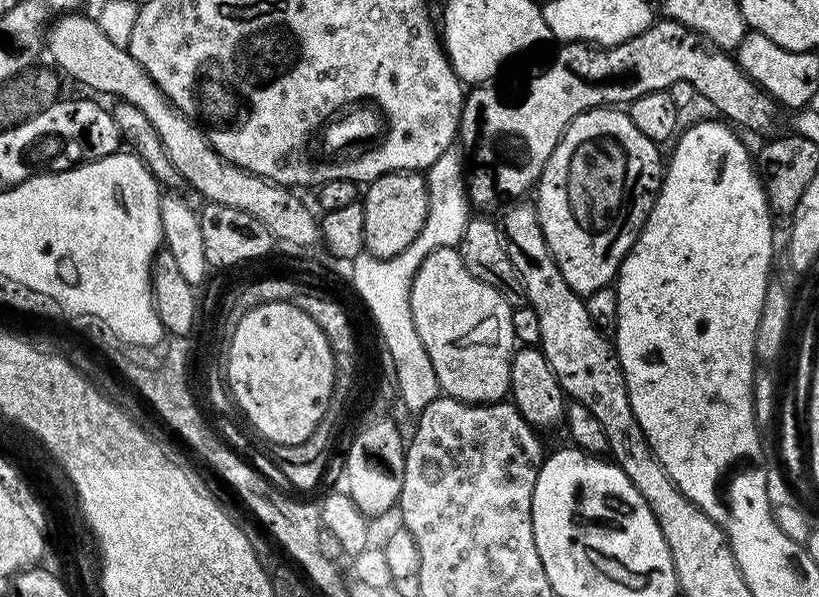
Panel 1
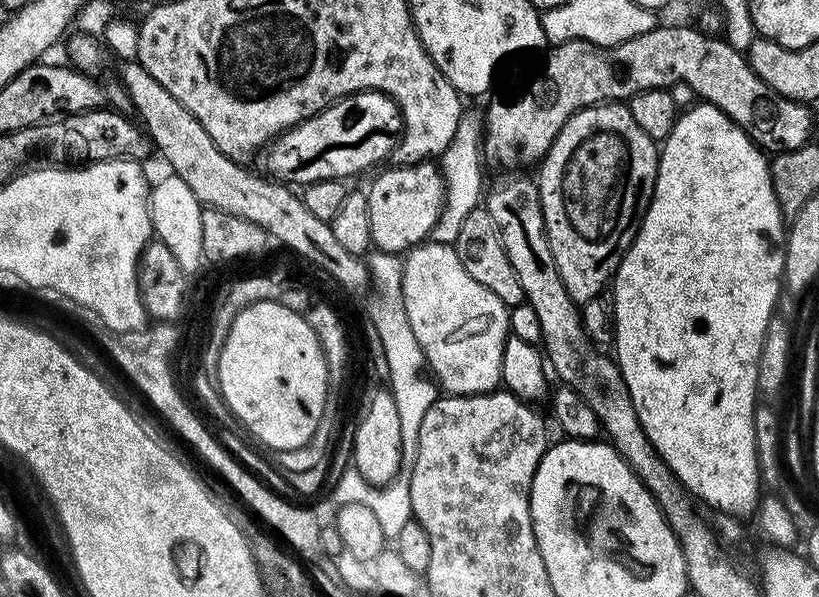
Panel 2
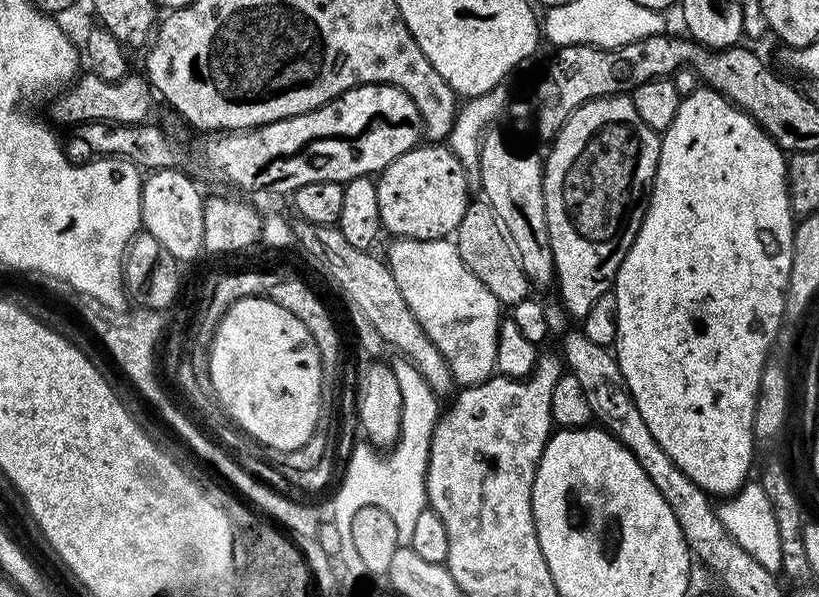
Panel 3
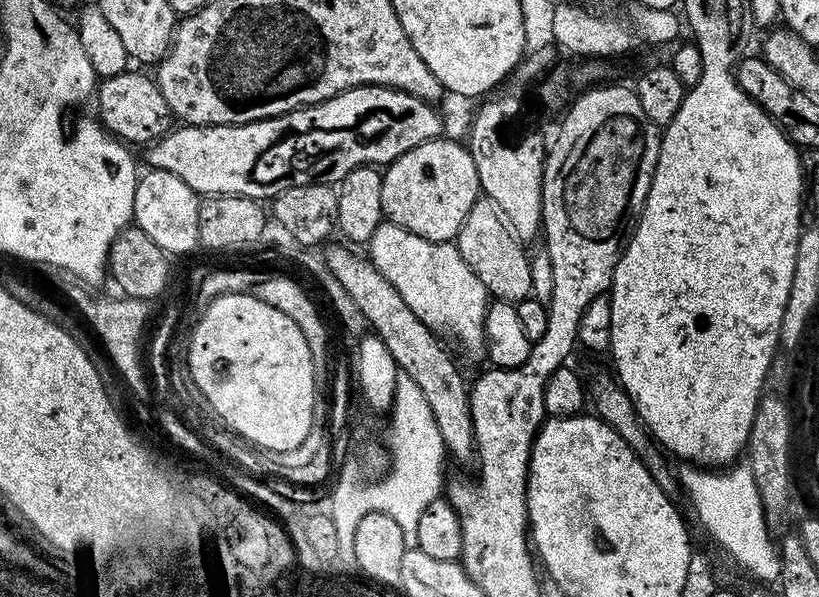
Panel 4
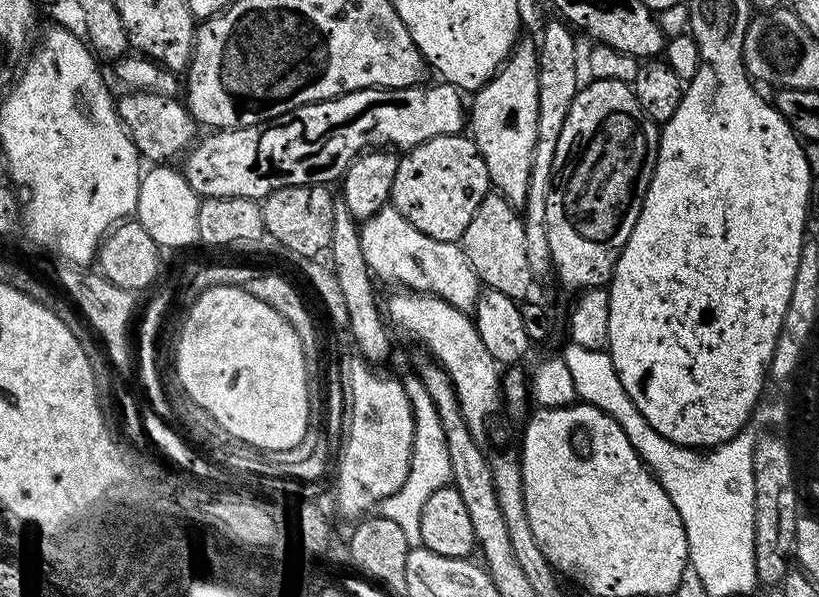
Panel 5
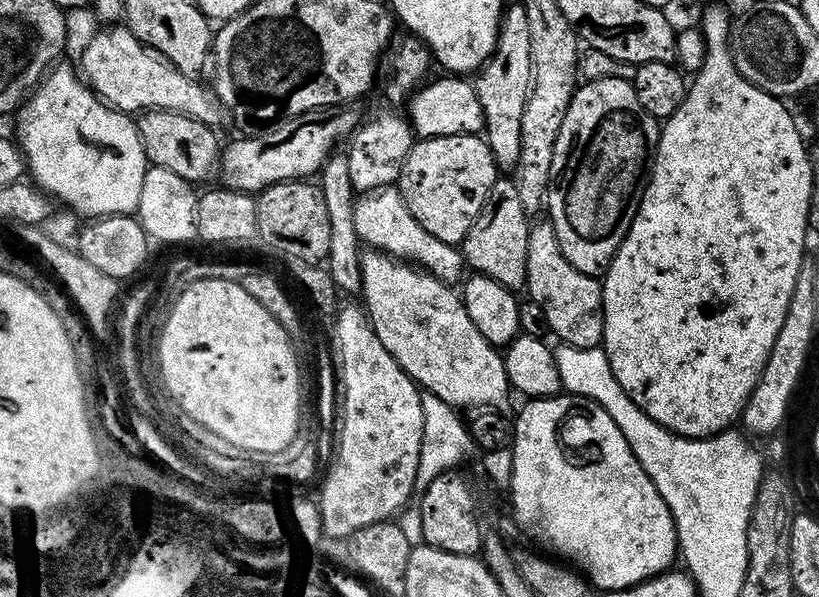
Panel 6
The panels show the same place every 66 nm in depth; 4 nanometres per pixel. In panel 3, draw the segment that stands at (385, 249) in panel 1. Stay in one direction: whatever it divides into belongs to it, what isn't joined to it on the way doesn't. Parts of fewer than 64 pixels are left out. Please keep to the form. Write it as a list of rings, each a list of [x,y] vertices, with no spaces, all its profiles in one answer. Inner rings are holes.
[[[428,142],[410,149],[390,162],[375,181],[380,226],[392,238],[443,240],[451,237],[470,203],[470,177],[451,149],[440,142]]]

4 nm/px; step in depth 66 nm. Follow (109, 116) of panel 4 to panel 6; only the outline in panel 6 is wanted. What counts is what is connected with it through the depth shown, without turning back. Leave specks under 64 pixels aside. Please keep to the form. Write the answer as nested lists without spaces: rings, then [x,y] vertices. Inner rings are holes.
[[[161,108],[145,110],[139,113],[136,129],[151,166],[170,170],[171,173],[189,182],[204,180],[213,169],[217,169],[222,144],[216,141],[216,136],[212,133],[215,131],[209,125],[190,118],[184,112],[171,112]]]

